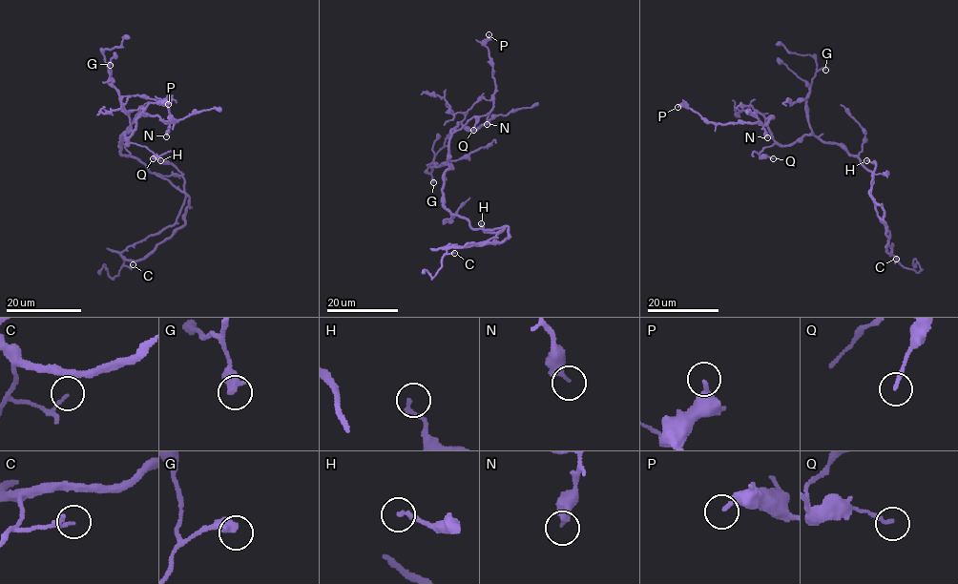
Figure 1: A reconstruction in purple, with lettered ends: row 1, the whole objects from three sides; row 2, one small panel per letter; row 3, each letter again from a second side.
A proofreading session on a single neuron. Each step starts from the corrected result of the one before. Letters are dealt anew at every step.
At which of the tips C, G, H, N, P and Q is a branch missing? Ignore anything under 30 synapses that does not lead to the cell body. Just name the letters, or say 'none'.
none

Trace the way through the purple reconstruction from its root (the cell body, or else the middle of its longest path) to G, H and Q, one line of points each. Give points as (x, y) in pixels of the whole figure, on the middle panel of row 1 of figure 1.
G: (445, 206), (443, 175), (452, 166), (444, 163), (433, 166), (433, 182)
H: (445, 206), (452, 214), (464, 217), (473, 228), (504, 228), (487, 231), (481, 223)
Q: (445, 206), (442, 187), (443, 175), (448, 167), (449, 137), (475, 116), (477, 122), (473, 130)

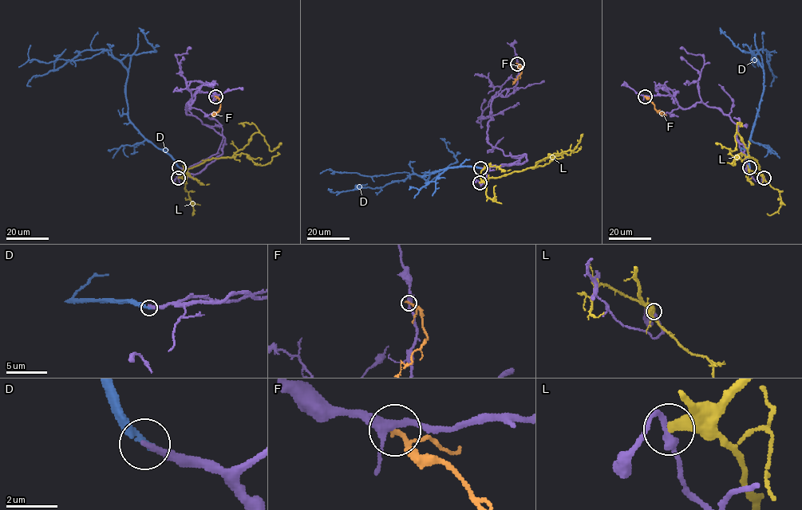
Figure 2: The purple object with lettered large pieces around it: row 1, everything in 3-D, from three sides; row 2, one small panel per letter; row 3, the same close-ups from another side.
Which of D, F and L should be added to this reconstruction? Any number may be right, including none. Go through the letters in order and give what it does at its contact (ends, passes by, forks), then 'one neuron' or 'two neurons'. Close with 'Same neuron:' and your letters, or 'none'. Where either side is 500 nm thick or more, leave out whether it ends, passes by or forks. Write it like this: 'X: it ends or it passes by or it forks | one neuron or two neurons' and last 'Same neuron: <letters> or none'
D: it ends | one neuron
F: it ends | two neurons
L: it ends | two neurons
Same neuron: D

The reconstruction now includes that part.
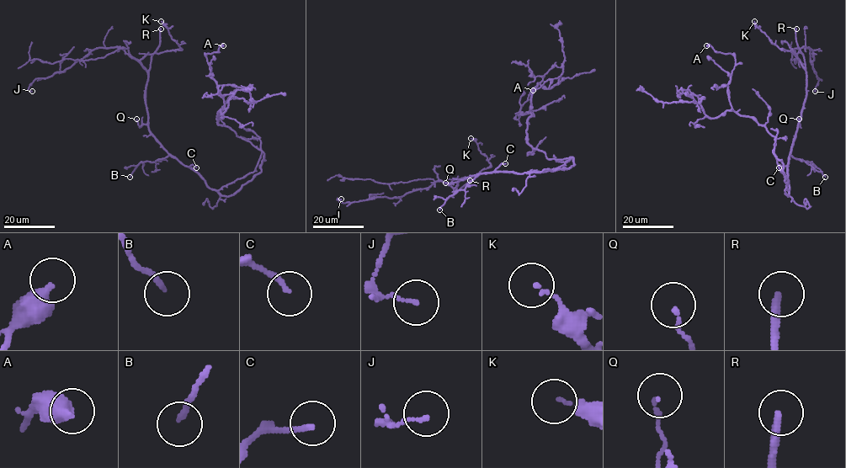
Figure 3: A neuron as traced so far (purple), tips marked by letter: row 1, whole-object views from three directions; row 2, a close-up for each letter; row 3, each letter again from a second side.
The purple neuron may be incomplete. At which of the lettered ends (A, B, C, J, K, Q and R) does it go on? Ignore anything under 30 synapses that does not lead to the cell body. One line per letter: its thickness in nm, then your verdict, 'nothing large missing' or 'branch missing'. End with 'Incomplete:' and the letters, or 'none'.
A: calibre 440 nm; nothing large missing
B: calibre 180 nm; nothing large missing
C: calibre 170 nm; nothing large missing
J: calibre 100 nm; nothing large missing
K: calibre 100 nm; nothing large missing
Q: calibre 120 nm; nothing large missing
R: calibre 280 nm; nothing large missing
Incomplete: none

